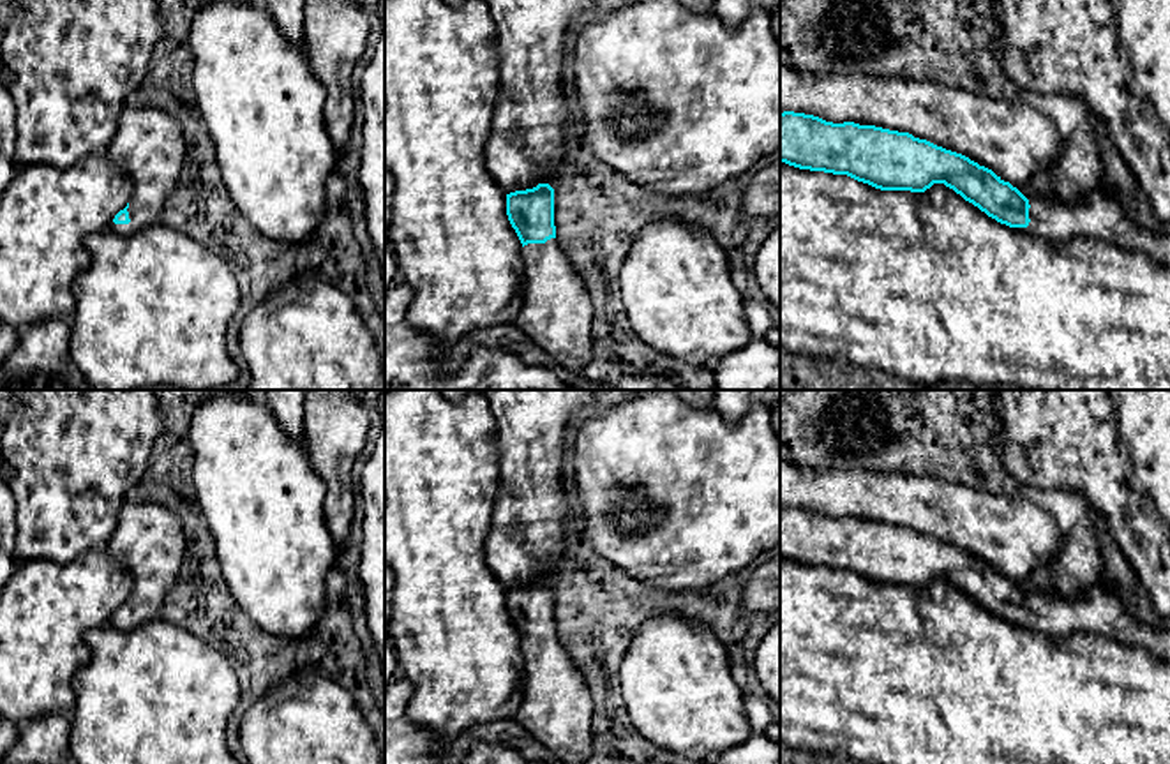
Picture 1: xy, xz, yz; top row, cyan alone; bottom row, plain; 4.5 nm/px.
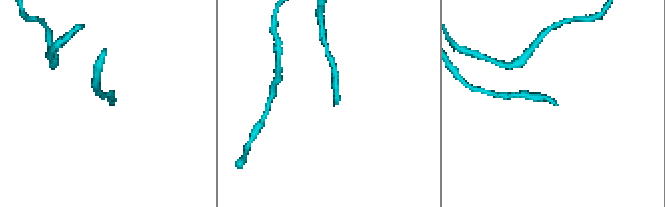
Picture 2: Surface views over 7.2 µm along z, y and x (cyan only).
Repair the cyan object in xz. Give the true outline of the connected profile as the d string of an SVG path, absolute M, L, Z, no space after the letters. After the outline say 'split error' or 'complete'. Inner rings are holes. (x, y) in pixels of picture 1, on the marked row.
M538 184L533 189L506 194L506 215L522 243L524 263L522 307L512 323L559 365L570 372L582 372L593 355L595 309L582 277L556 240L554 189L549 184Z | split error

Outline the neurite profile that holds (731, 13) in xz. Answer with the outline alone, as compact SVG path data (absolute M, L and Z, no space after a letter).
M713 0L711 12L729 30L736 30L748 14L755 11L766 11L773 14L780 9L780 0Z

